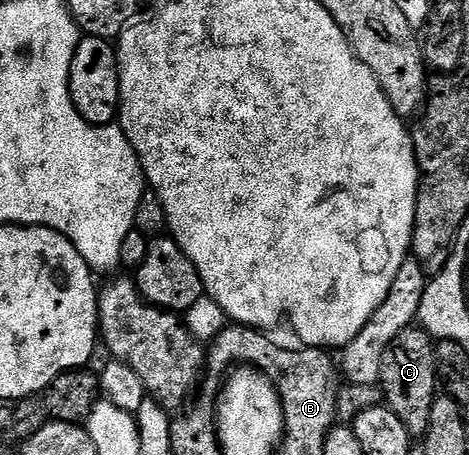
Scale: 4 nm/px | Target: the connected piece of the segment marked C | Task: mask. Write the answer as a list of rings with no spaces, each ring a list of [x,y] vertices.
[[[413,324],[403,329],[390,342],[382,356],[382,372],[378,383],[386,405],[406,424],[409,435],[423,436],[428,431],[433,400],[438,396],[434,340],[430,333]]]

